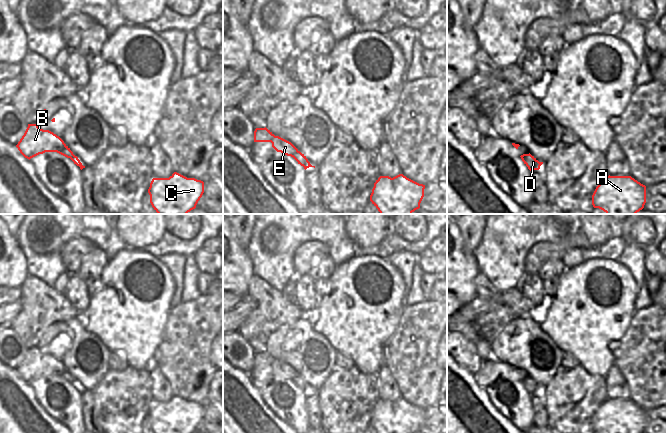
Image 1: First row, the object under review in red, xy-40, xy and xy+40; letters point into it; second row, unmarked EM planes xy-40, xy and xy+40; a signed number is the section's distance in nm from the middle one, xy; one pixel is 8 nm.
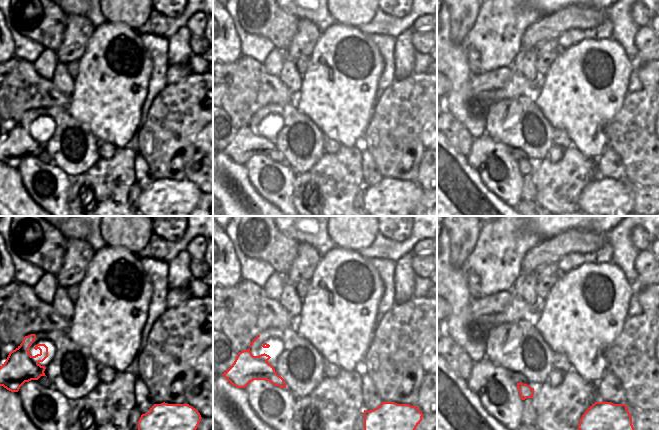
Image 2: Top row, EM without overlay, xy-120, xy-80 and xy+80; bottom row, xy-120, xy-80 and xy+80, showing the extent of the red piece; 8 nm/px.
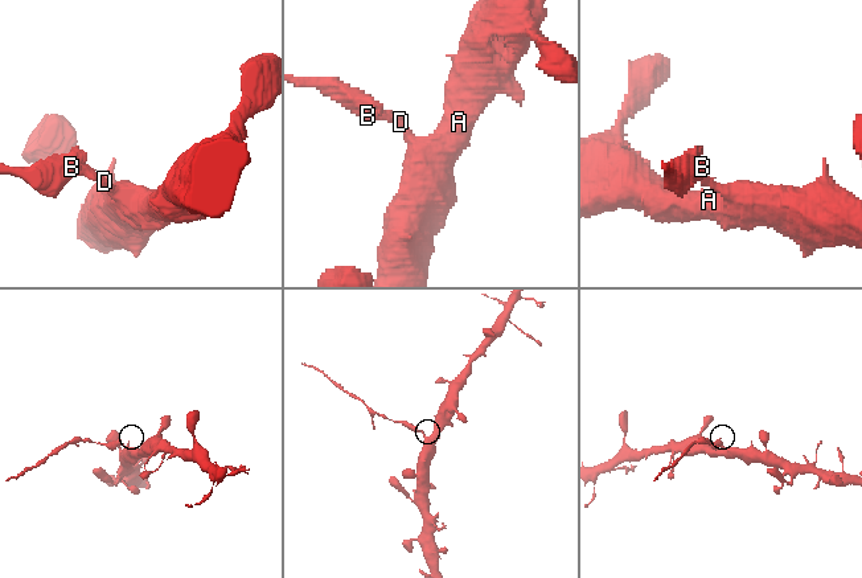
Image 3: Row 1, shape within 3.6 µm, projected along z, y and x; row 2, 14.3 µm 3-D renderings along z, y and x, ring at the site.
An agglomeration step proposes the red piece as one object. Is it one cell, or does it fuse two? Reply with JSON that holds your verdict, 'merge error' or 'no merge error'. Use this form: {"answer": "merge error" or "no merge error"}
{"answer": "merge error"}

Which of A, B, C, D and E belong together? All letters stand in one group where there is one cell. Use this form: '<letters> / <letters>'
A C D / B E

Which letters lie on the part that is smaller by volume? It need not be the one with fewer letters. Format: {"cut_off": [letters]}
{"cut_off": ["B", "E"]}

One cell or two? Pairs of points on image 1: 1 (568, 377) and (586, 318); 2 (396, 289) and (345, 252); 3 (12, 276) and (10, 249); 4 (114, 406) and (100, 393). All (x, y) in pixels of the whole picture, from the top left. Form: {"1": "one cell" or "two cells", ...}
{"1": "two cells", "2": "two cells", "3": "one cell", "4": "one cell"}

